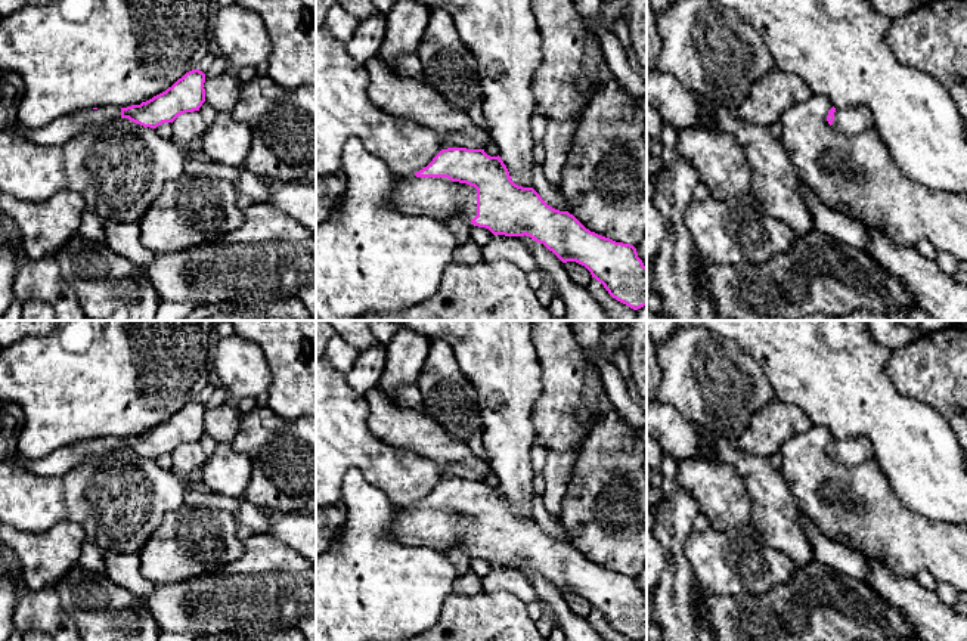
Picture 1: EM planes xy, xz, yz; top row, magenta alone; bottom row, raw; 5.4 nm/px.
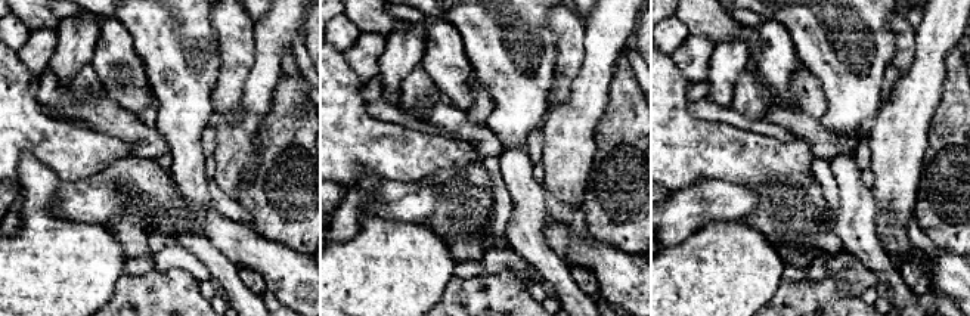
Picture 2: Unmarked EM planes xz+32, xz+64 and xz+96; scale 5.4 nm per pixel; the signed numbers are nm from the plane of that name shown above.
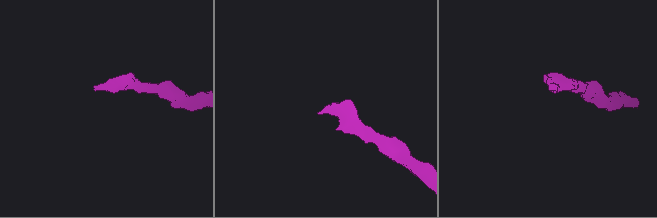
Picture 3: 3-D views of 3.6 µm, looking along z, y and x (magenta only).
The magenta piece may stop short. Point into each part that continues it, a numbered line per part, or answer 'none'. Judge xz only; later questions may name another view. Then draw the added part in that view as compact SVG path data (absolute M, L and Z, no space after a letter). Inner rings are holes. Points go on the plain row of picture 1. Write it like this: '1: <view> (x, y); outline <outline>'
1: xz (440, 529); outline M400 507L391 536L410 546L444 551L459 546L471 552L477 546L477 520L447 508Z

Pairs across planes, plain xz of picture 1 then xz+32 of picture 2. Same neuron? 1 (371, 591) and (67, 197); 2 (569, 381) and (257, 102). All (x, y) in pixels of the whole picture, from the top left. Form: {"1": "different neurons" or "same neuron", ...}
{"1": "different neurons", "2": "different neurons"}

